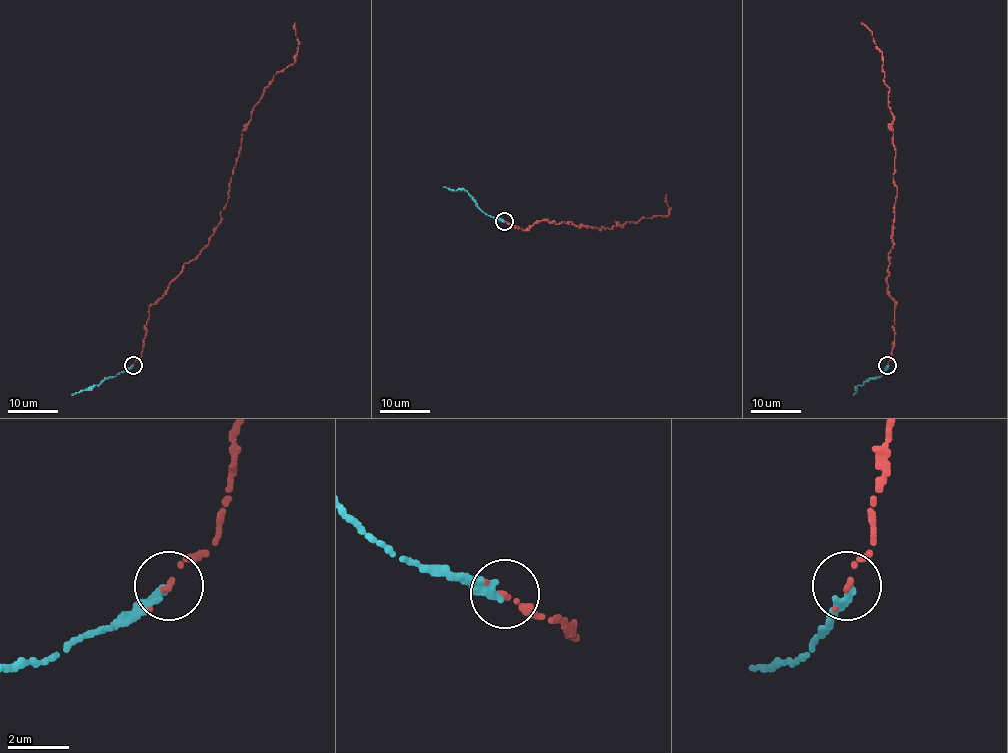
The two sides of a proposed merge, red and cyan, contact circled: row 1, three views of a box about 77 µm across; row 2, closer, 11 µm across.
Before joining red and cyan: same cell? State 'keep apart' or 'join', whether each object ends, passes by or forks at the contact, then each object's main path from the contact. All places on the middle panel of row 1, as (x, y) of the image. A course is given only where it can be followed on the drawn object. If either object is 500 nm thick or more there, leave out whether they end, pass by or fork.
join | red ends | cyan ends | red via (504, 220), (527, 230), (539, 220), (610, 229), (643, 217), (667, 217), (666, 194) | cyan via (504, 222), (485, 214), (466, 190), (443, 187)

